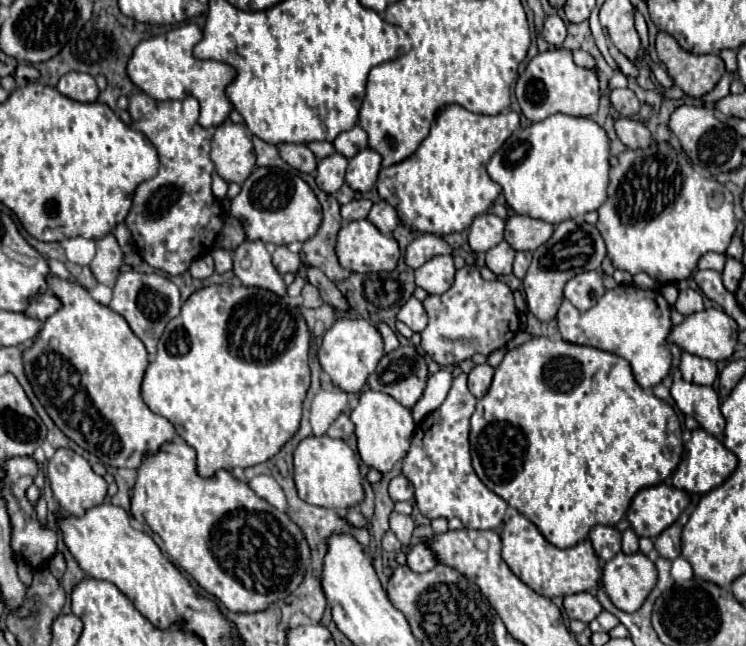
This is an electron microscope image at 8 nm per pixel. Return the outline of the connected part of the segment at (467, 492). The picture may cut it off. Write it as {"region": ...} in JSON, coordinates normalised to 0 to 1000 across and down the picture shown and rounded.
{"region":[[[617,579],[592,628],[576,638],[558,659],[550,700],[542,709],[539,734],[555,749],[558,780],[571,802],[617,802],[622,817],[665,820],[673,811],[681,780],[654,759],[633,724],[629,669],[638,616],[630,610],[625,585],[625,579]]]}

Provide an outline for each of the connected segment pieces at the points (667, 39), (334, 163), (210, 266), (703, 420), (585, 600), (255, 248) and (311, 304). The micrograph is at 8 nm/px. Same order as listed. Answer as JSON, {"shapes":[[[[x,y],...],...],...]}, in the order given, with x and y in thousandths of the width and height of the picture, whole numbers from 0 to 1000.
{"shapes":[[[[882,50],[879,80],[906,133],[912,133],[914,142],[922,149],[949,146],[973,111],[965,87],[925,84],[917,74],[912,74],[909,65],[893,50]]],[[[445,238],[434,248],[426,251],[426,269],[424,269],[424,285],[429,294],[448,300],[458,285],[461,285],[461,266],[464,266],[466,248],[458,238]]],[[[273,393],[273,396],[263,399],[255,412],[257,430],[265,430],[265,433],[273,433],[273,430],[284,427],[284,421],[287,421],[287,402],[284,402],[282,393]]],[[[903,582],[903,594],[898,601],[898,610],[906,622],[906,628],[920,641],[936,650],[936,656],[954,675],[968,678],[971,669],[971,644],[965,638],[965,619],[957,601],[952,598],[936,598],[928,591],[914,588],[912,582]]],[[[777,916],[756,926],[756,947],[764,960],[780,960],[783,966],[788,966],[807,947],[807,938],[796,920]]],[[[327,372],[314,390],[314,424],[327,443],[359,446],[373,458],[383,455],[383,443],[373,418],[365,412],[365,399],[357,378],[349,372]]],[[[410,437],[410,443],[405,446],[405,461],[408,461],[408,474],[410,477],[429,477],[434,467],[429,464],[429,452],[424,443],[418,443],[416,437]]]]}

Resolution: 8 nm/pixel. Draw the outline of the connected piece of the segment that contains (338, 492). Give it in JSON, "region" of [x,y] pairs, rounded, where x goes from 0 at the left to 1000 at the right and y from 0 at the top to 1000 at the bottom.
{"region":[[[413,675],[399,687],[394,700],[394,746],[399,755],[399,768],[421,783],[466,789],[488,774],[477,703],[461,681],[448,681],[442,675]]]}

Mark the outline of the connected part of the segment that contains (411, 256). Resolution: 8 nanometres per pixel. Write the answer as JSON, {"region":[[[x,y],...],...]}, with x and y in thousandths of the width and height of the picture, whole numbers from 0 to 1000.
{"region":[[[566,362],[555,375],[550,375],[544,387],[544,409],[550,415],[563,415],[571,402],[587,393],[606,393],[606,381],[584,362]]]}

